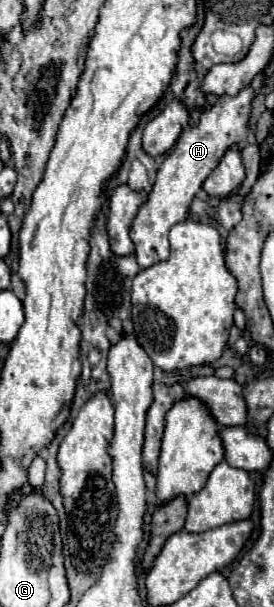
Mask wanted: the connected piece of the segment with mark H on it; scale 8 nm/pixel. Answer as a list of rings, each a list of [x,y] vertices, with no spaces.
[[[246,85],[236,95],[222,95],[218,101],[204,109],[200,115],[200,121],[196,125],[188,125],[170,153],[166,155],[164,163],[160,165],[156,173],[156,181],[152,185],[152,191],[148,193],[148,201],[138,209],[138,215],[130,229],[130,239],[136,245],[136,259],[142,269],[152,267],[168,257],[170,245],[168,245],[168,231],[174,223],[180,223],[188,217],[188,209],[196,193],[202,189],[204,179],[210,175],[210,171],[220,163],[222,155],[248,135],[250,115],[252,115],[252,99],[254,89]]]

